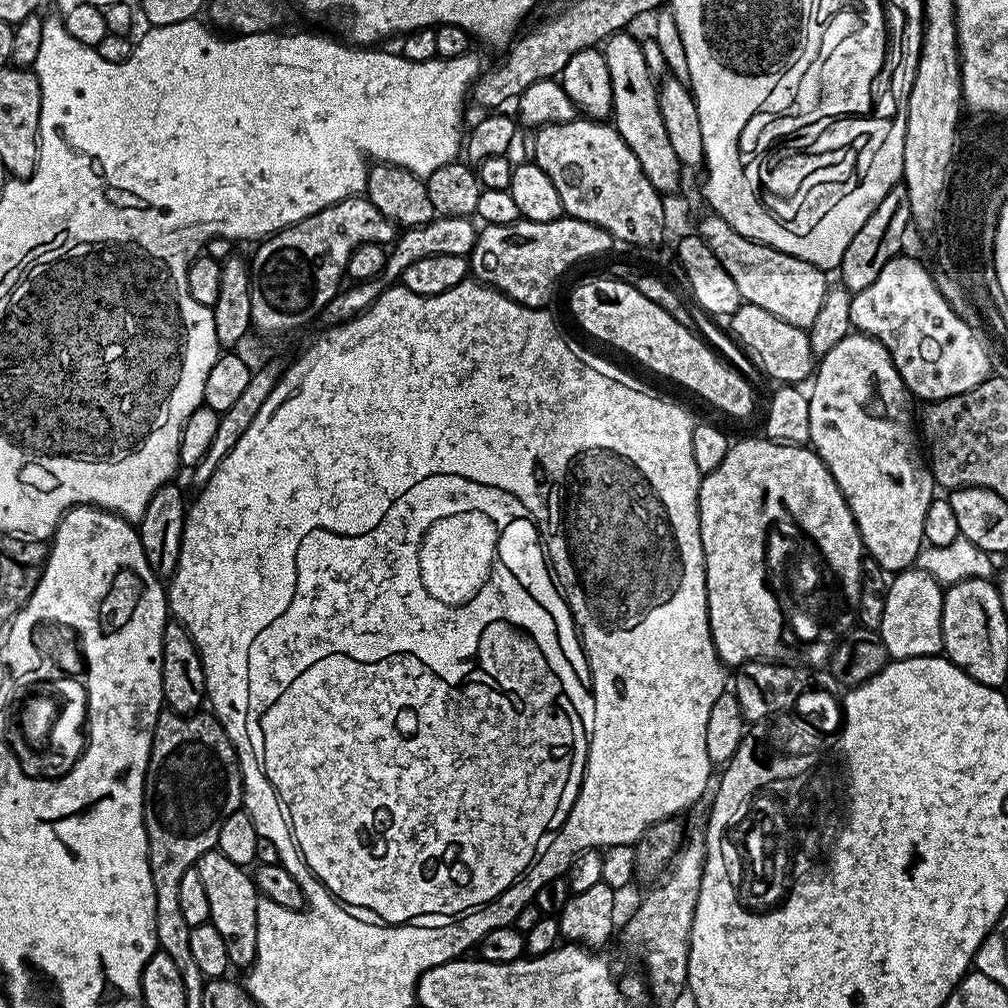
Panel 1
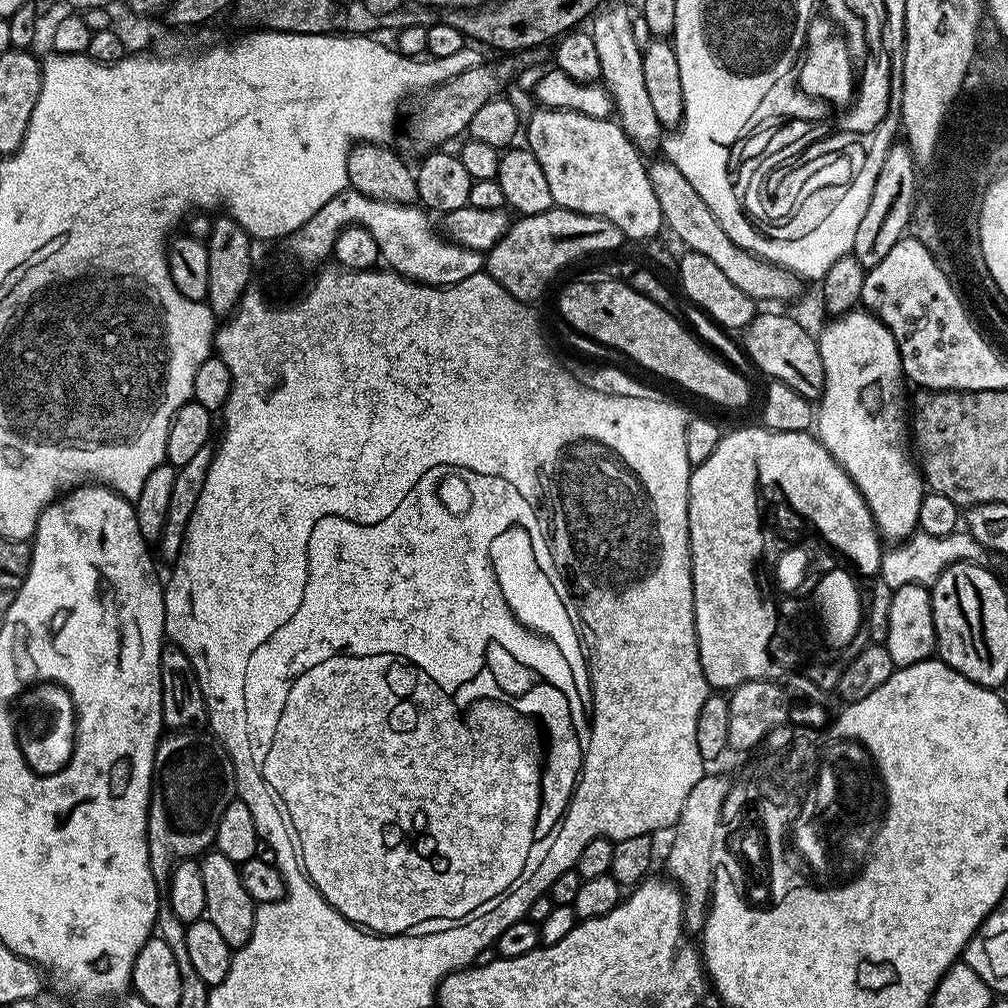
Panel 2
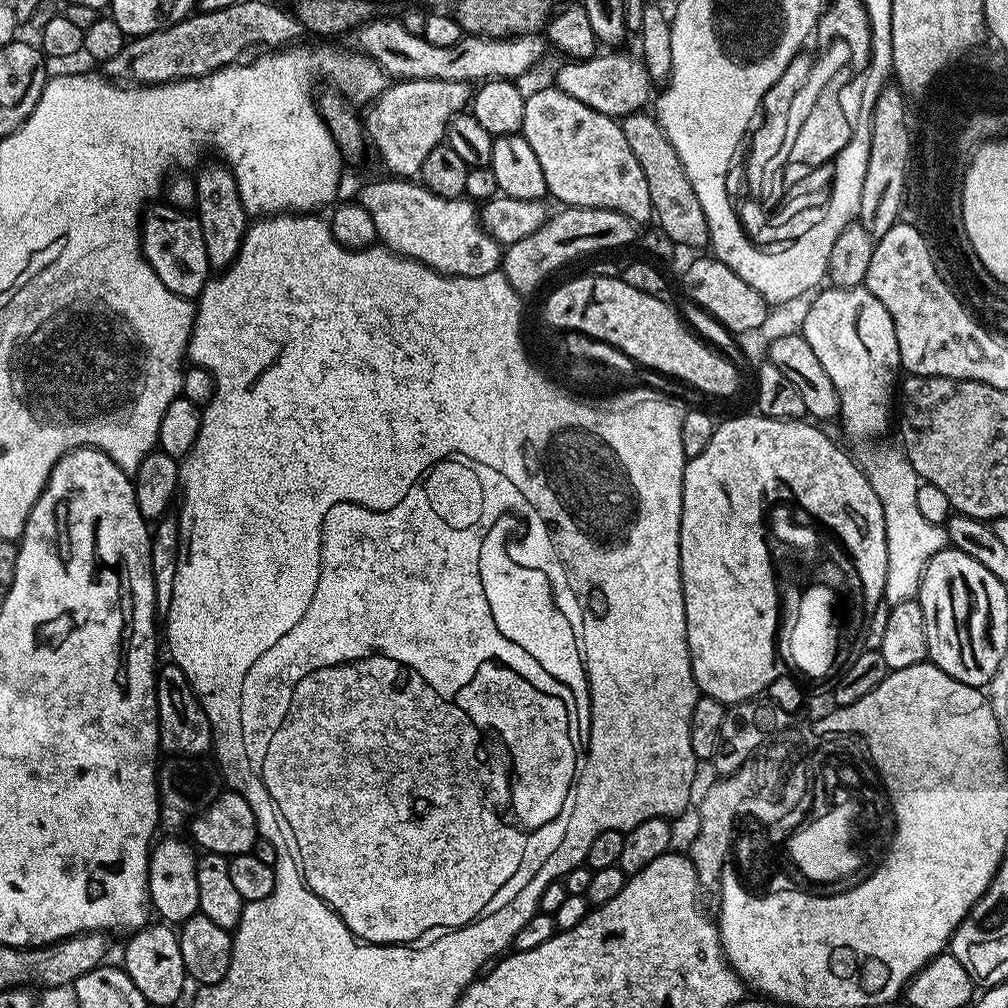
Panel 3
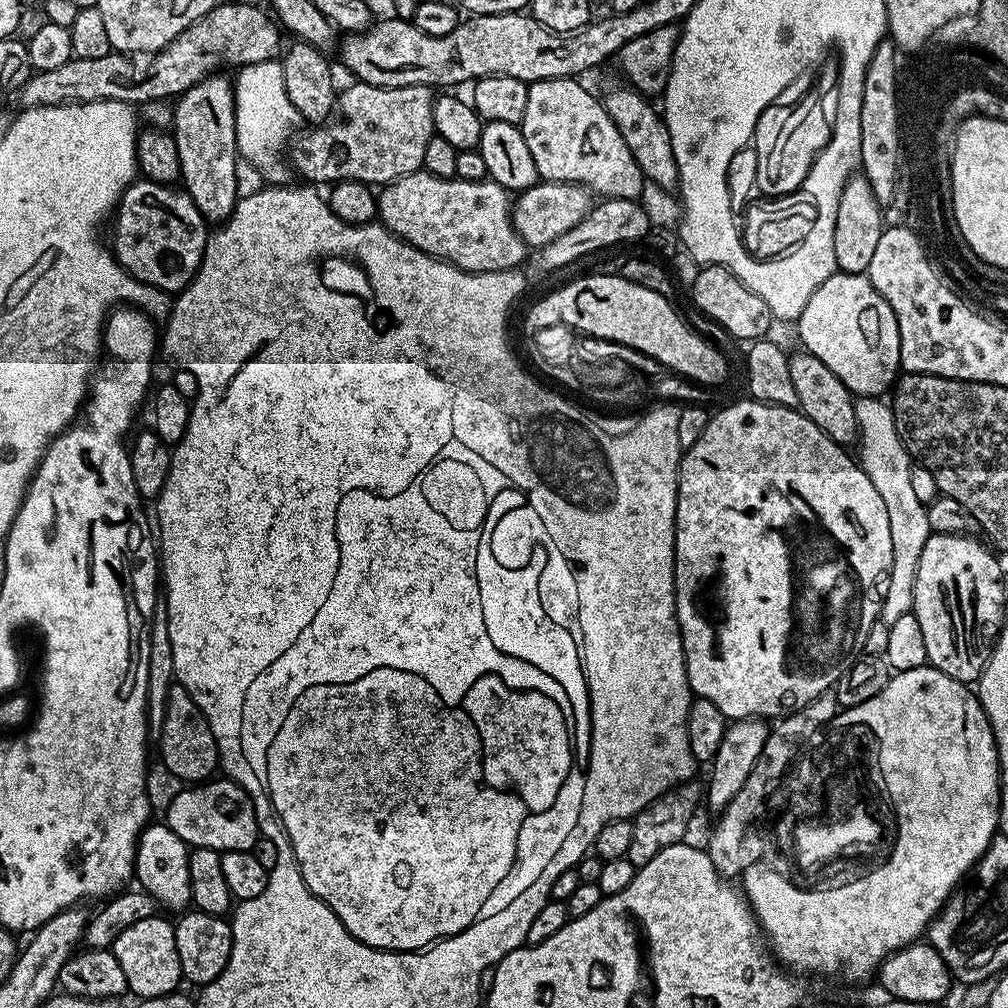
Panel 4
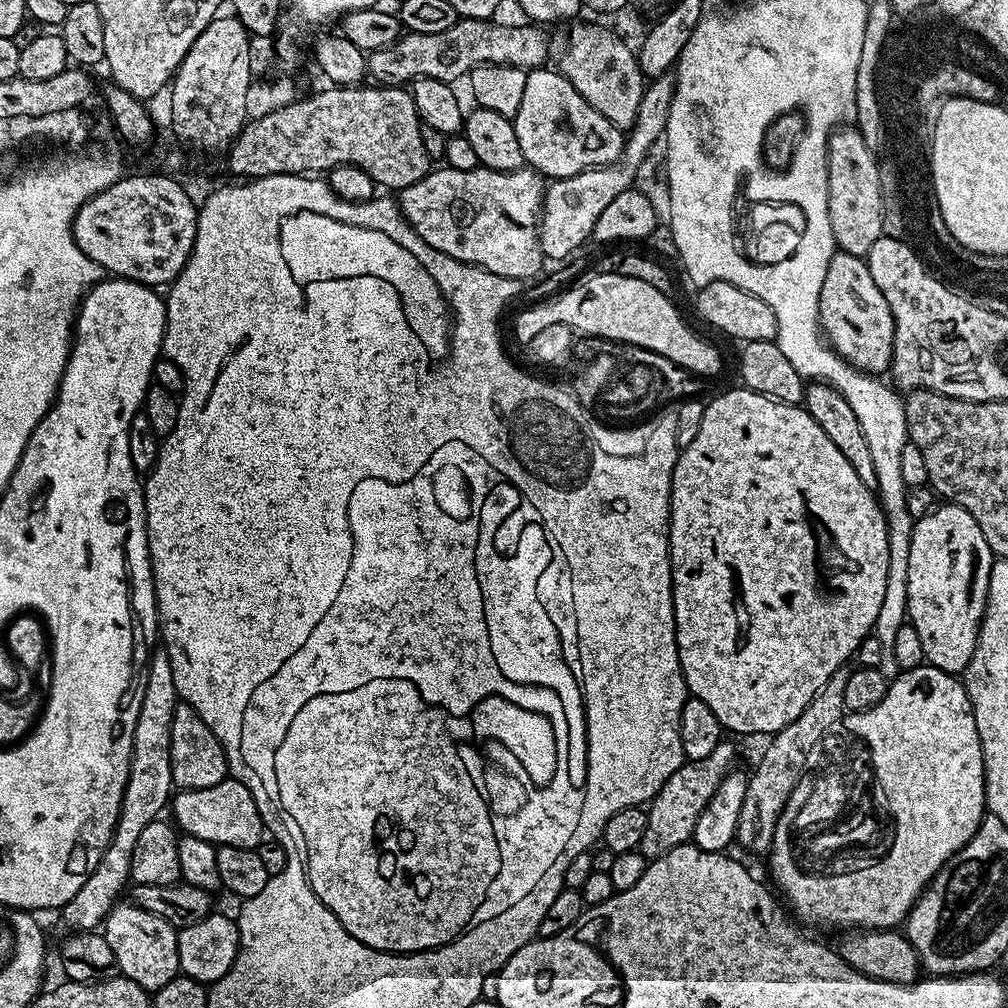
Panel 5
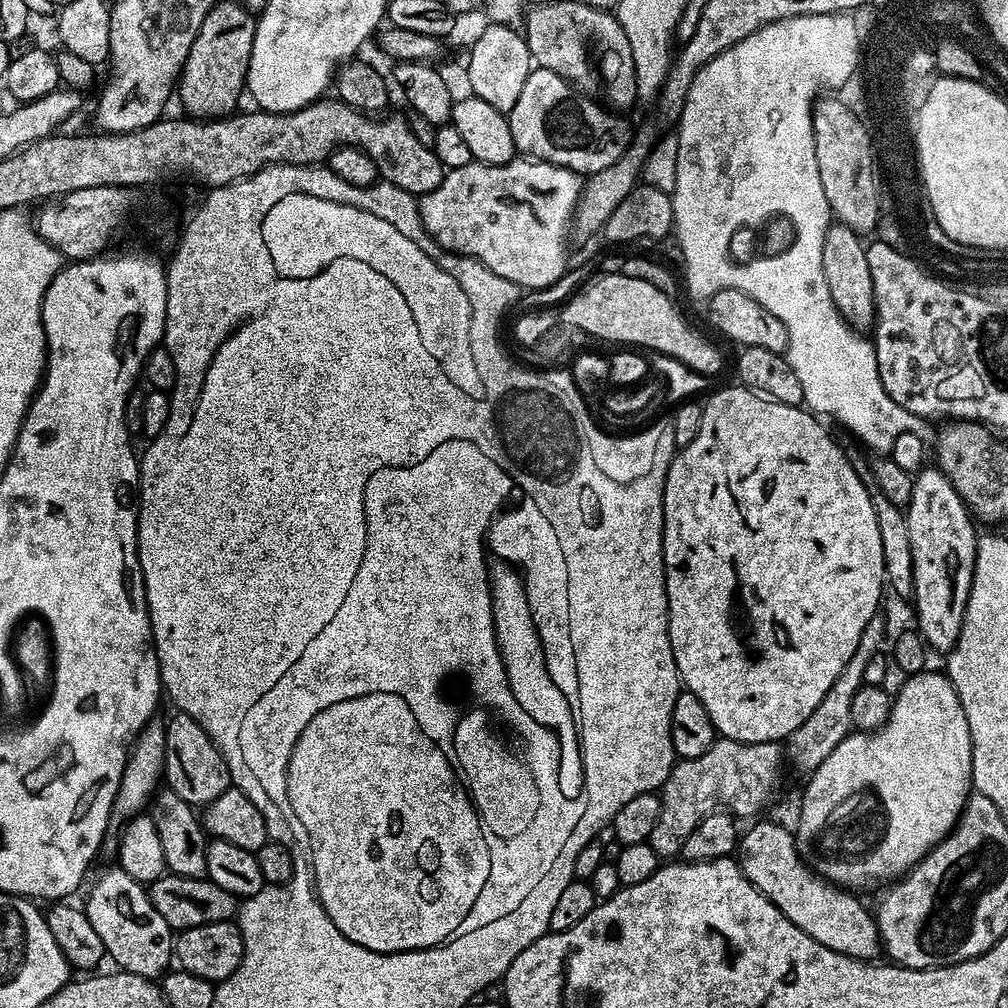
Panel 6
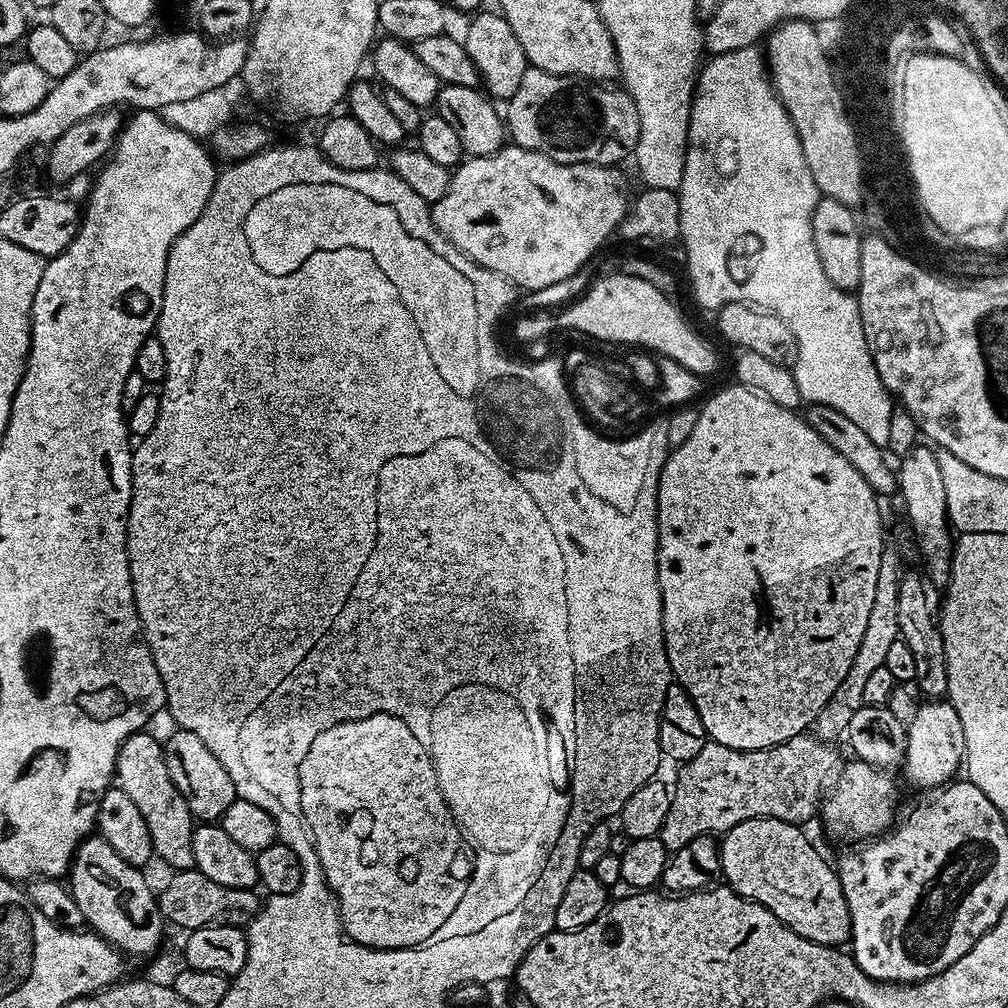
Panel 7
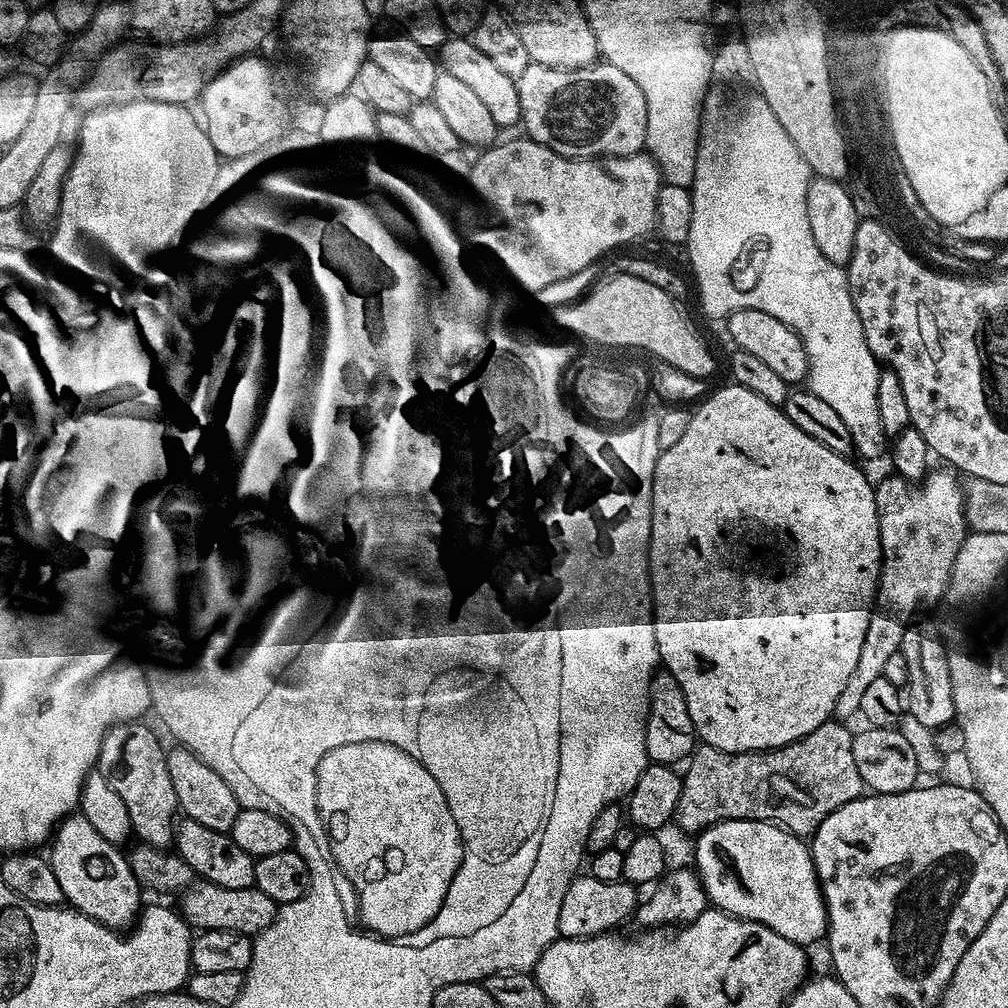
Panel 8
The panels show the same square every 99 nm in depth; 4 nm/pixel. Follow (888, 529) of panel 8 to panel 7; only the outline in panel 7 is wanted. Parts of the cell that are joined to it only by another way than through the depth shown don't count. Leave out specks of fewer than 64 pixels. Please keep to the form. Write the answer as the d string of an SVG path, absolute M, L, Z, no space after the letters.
M892 546L885 547L882 554L882 566L878 570L878 586L874 586L874 606L870 609L870 619L866 621L866 634L862 634L862 646L858 646L858 654L854 654L854 662L842 678L838 690L830 694L830 702L822 706L814 725L814 734L818 739L825 742L836 742L836 739L843 737L848 731L854 714L864 705L862 693L865 692L865 683L869 675L886 662L886 653L890 651L890 642L898 639L898 586L902 575L900 568L900 556L892 549Z

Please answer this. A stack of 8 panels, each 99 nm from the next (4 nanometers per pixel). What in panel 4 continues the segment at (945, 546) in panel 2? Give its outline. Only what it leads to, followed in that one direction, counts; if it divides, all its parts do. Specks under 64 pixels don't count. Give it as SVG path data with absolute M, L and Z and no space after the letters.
M861 396L856 400L858 414L858 463L864 469L866 478L874 482L874 490L882 497L886 505L886 514L890 521L890 542L894 542L894 554L890 566L890 586L886 590L886 598L882 601L880 619L893 624L902 614L912 611L912 595L914 594L914 578L918 570L918 558L922 554L922 546L926 546L929 536L933 535L928 521L928 509L918 502L914 494L910 474L914 461L909 456L906 446L896 429L896 419L892 417L891 407L883 399L874 396Z

